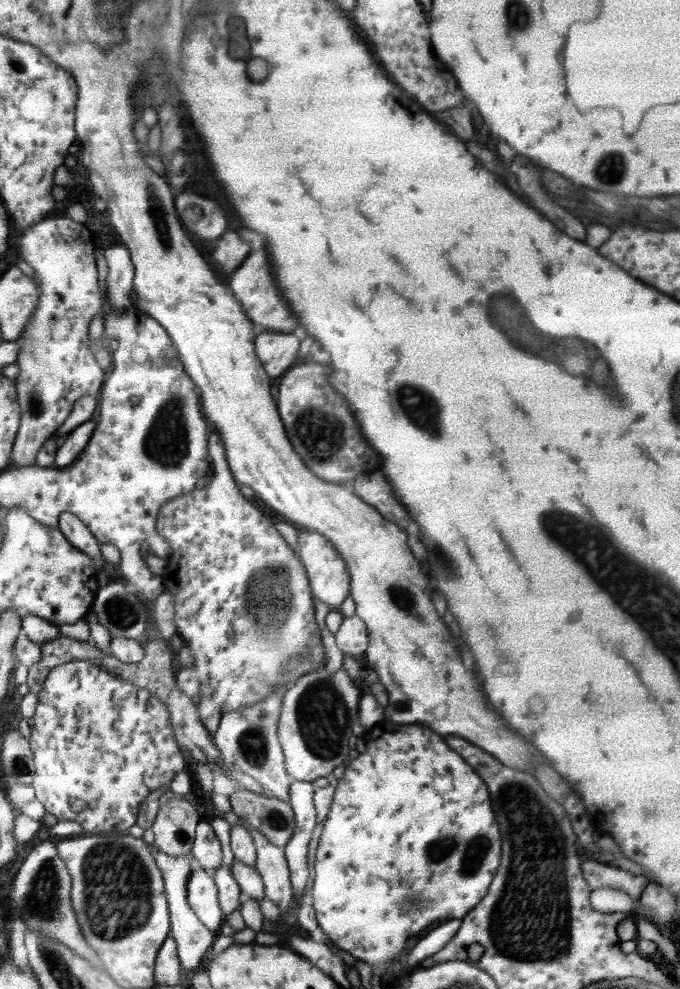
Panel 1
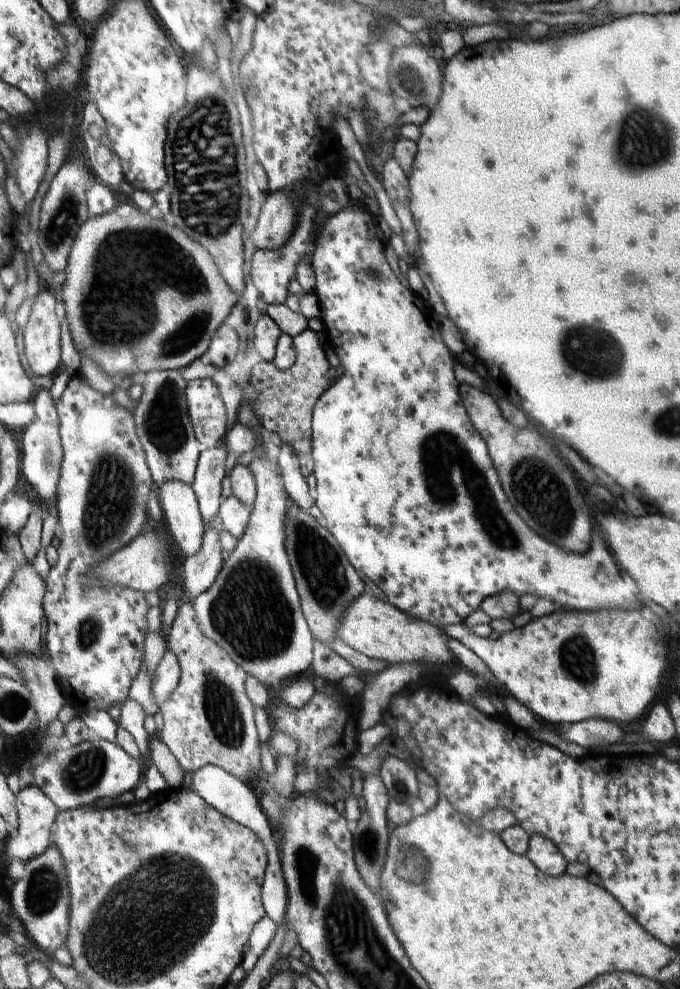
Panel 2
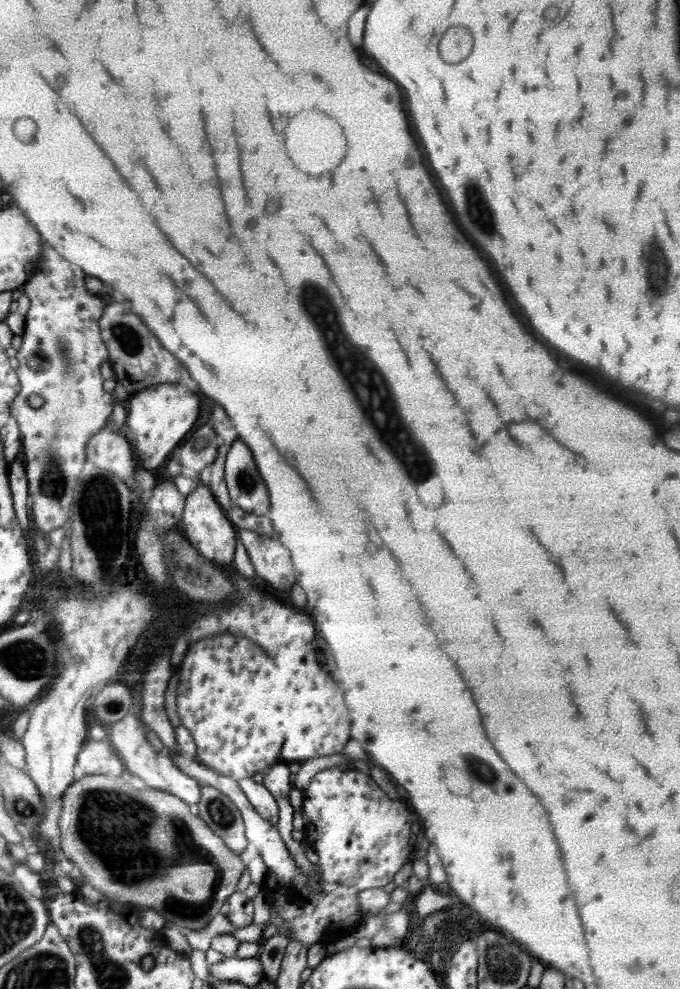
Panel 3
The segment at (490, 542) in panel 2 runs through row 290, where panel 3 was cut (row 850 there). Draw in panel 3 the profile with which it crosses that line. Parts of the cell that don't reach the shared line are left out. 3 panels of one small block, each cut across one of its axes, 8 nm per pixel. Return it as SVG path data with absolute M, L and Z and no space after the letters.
M339 767L327 768L315 774L308 788L302 793L301 809L310 818L310 823L302 830L304 839L318 854L318 863L315 866L328 880L334 881L334 884L352 887L358 892L383 888L393 881L404 864L414 860L413 846L410 846L410 826L414 820L412 812L404 804L390 800L362 770L342 771Z

